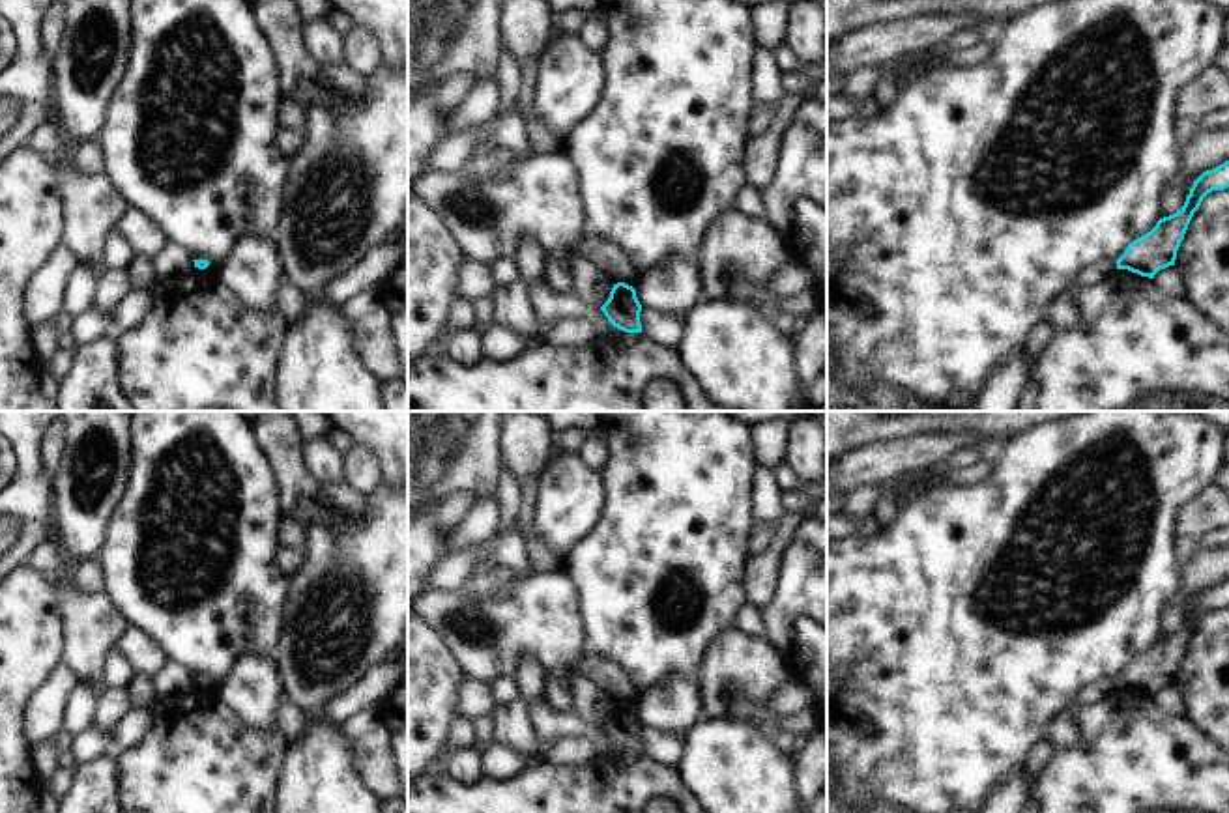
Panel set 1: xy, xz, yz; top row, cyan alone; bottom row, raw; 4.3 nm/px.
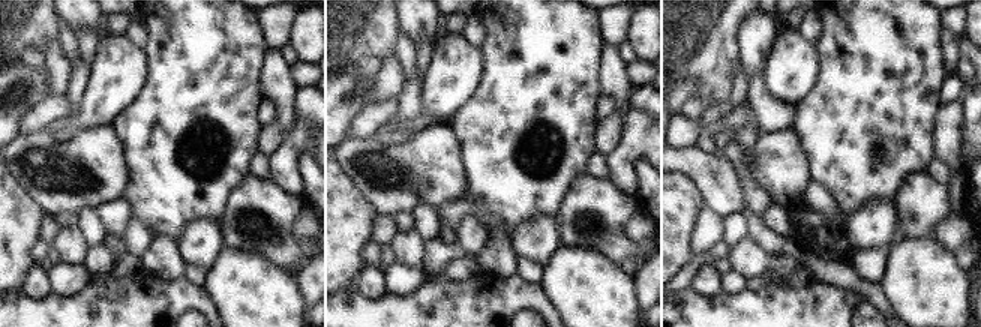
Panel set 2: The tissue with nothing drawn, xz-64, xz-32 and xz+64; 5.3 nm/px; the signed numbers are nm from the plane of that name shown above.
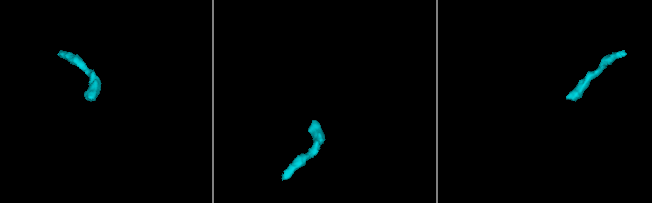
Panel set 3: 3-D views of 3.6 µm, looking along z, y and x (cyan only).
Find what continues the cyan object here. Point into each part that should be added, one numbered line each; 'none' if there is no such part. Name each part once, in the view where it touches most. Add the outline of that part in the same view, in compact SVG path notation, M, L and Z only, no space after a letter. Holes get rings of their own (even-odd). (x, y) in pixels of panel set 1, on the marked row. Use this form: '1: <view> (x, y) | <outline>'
none

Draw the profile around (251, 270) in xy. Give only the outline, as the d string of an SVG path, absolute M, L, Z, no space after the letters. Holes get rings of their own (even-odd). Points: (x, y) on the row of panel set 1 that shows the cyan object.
M241 235L213 273L243 307L256 314L275 308L282 265L271 235Z

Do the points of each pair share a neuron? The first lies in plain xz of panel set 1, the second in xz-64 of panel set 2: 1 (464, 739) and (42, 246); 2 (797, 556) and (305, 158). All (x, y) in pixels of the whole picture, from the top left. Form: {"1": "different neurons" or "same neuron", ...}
{"1": "same neuron", "2": "different neurons"}

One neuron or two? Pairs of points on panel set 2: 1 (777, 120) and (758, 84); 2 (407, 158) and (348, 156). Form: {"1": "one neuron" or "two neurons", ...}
{"1": "one neuron", "2": "one neuron"}

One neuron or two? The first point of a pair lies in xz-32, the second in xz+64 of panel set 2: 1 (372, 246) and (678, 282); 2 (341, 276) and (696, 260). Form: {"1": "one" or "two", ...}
{"1": "one", "2": "two"}

